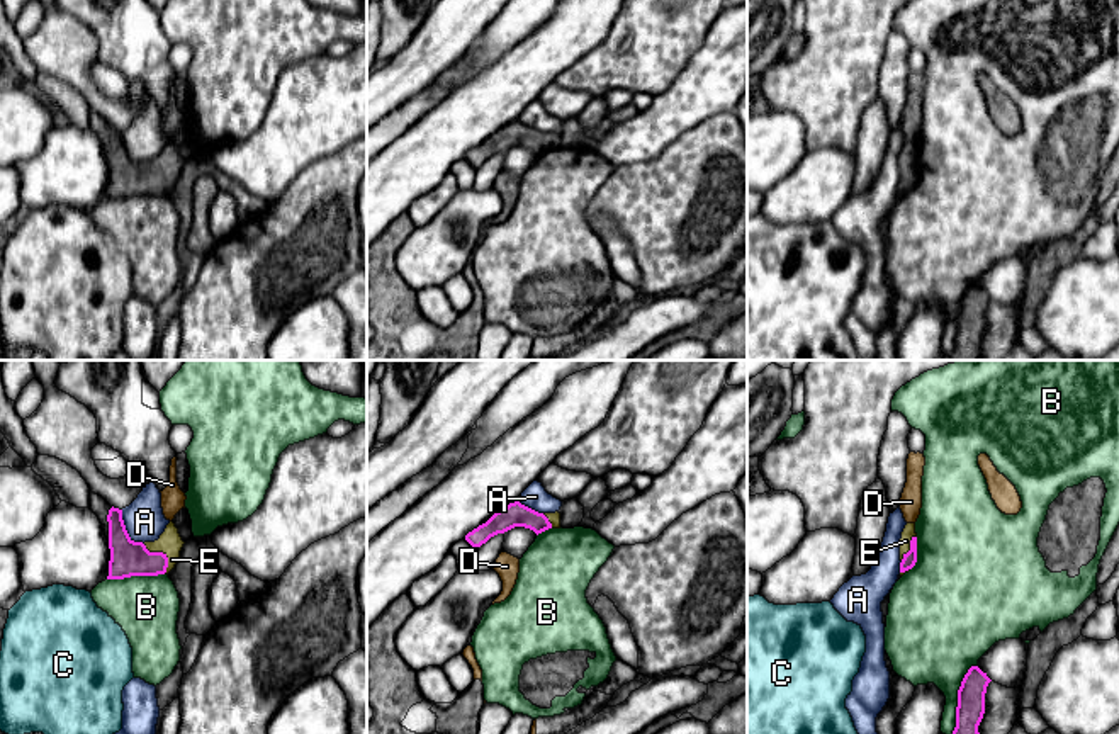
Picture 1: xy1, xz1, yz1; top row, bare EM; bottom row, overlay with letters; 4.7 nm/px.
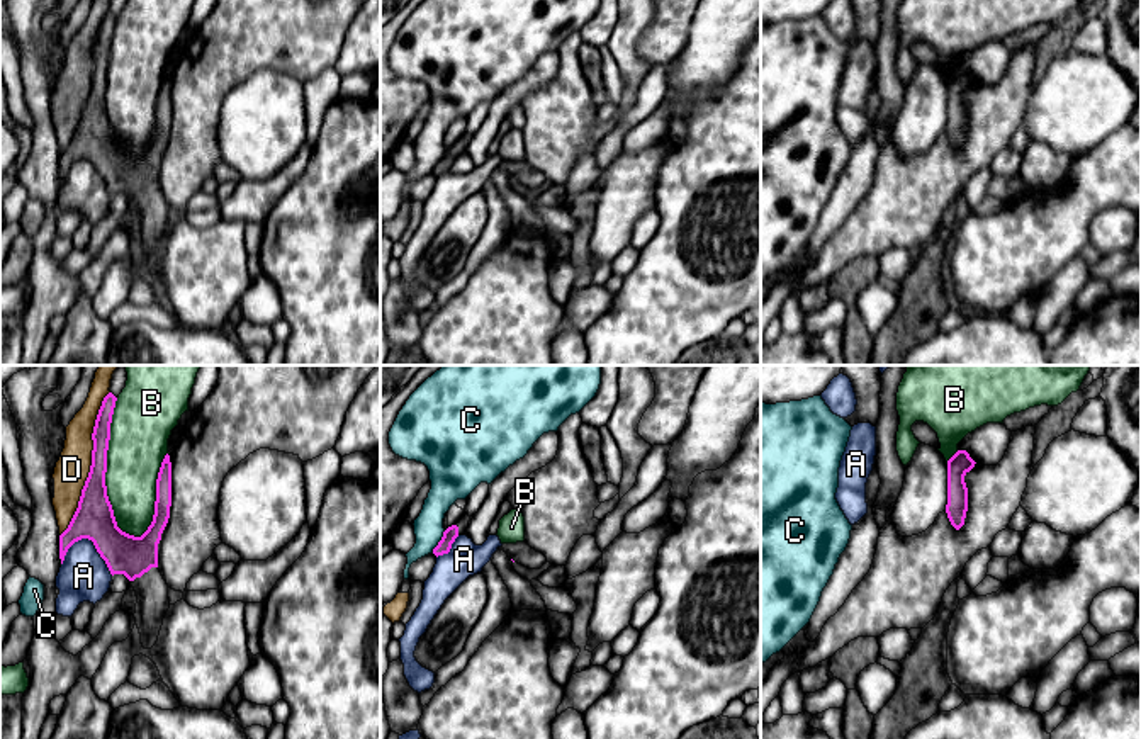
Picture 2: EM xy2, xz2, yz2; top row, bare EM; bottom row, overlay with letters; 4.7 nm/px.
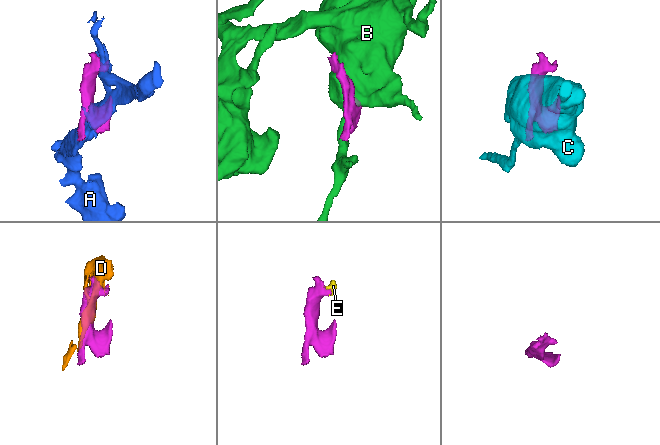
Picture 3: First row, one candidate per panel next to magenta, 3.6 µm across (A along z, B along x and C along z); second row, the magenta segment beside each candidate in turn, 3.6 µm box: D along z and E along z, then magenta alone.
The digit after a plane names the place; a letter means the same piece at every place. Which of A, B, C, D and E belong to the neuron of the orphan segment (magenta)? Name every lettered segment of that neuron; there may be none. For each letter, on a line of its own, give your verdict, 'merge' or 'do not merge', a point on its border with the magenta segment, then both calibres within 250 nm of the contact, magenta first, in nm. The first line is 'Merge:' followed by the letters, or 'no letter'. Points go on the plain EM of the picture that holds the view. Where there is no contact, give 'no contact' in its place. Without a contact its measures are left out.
Merge: no letter
A: do not merge; meets magenta in xy2 at (90, 158); 190 nm thick on the magenta side, 240 nm on the other
B: do not merge; meets magenta in xy2 at (106, 90); 190 nm thick on the magenta side, 280 nm on the other
C: do not merge; meets magenta in xz2 at (438, 162); 70 nm thick on the magenta side, 140 nm on the other
D: do not merge; meets magenta in xy2 at (92, 84); 190 nm thick on the magenta side, 160 nm on the other
E: do not merge; meets magenta in xy1 at (163, 174); 170 nm thick on the magenta side, 120 nm on the other

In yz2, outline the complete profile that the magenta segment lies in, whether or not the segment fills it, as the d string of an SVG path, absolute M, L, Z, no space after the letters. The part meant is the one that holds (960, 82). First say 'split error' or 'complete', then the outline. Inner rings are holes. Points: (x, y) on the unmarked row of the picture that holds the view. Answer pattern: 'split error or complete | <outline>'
complete | M958 70L947 80L947 124L946 133L951 144L959 149L968 131L968 107L964 95L975 87L975 80L966 70Z

